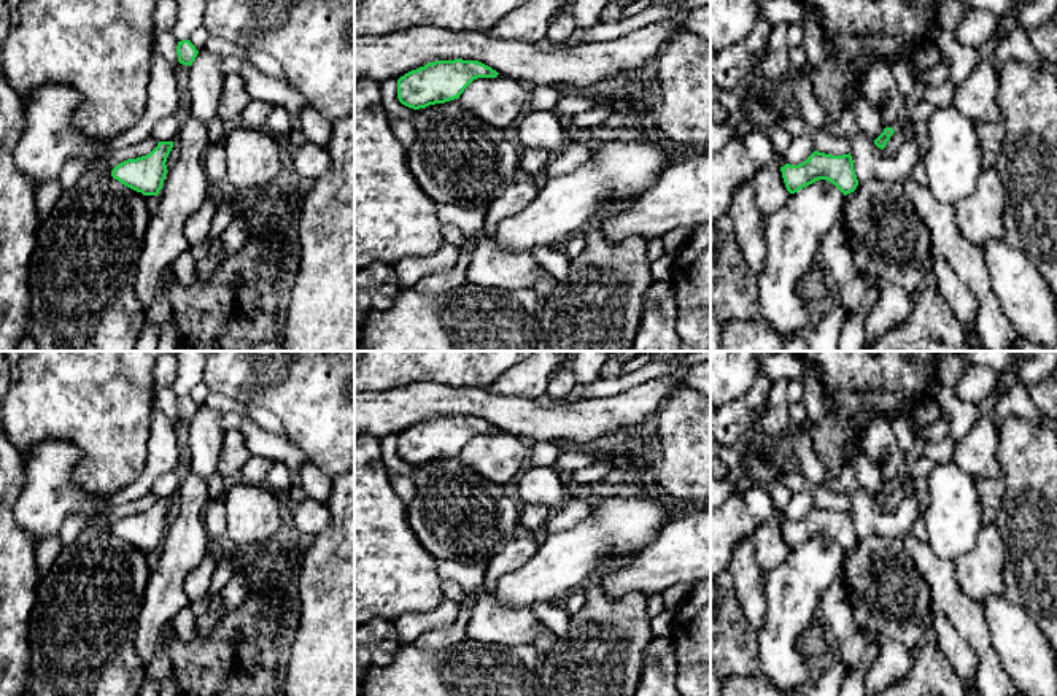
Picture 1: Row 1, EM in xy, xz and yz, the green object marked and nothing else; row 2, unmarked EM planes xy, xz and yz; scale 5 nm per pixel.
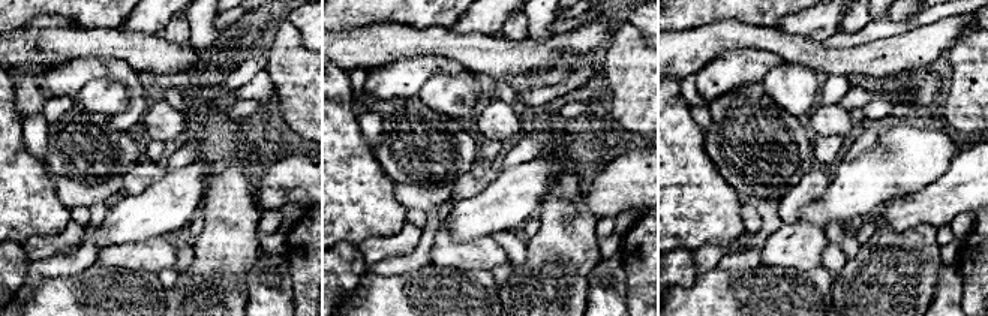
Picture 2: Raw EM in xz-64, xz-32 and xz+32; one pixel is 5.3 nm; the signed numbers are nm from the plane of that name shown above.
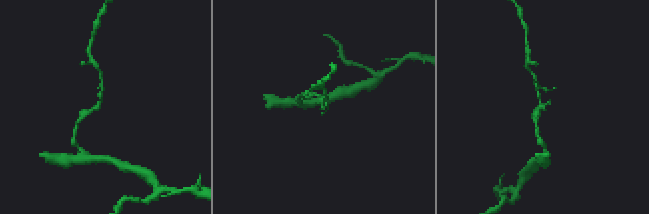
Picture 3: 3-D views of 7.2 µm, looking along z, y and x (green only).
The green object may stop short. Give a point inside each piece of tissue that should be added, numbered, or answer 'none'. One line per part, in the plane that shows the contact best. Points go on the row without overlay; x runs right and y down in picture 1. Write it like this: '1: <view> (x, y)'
none

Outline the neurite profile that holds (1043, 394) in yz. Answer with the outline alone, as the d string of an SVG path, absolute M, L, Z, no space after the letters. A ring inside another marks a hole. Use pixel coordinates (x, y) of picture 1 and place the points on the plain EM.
M1055 372L1036 385L1028 386L1035 407L1044 418L1057 420L1057 375Z

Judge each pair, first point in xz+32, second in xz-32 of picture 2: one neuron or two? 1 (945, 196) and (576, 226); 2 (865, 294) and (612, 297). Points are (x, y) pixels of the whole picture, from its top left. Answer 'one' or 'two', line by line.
1: two
2: two

